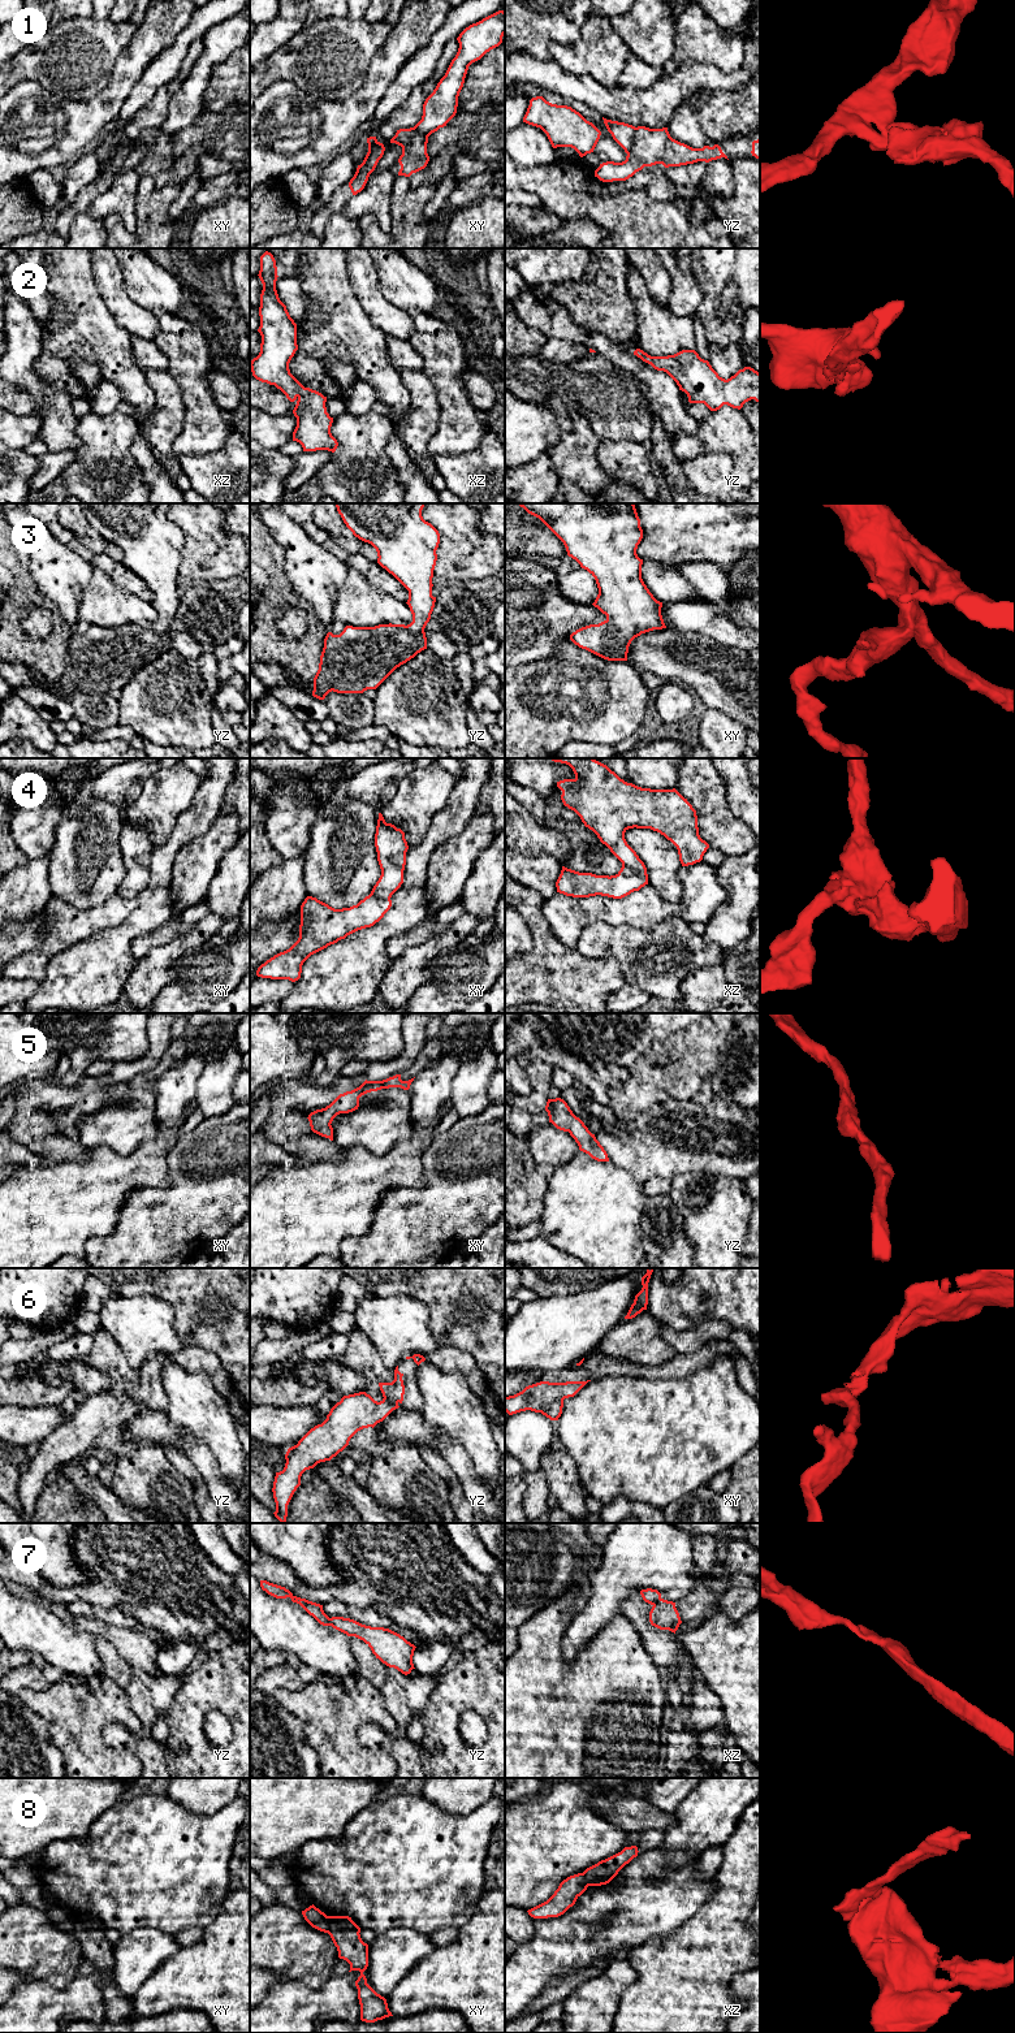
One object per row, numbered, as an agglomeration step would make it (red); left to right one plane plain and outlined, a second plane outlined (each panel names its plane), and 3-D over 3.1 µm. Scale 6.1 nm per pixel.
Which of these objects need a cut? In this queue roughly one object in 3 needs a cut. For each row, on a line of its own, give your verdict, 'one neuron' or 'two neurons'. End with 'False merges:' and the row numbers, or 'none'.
1: two neurons
2: one neuron
3: one neuron
4: two neurons
5: one neuron
6: one neuron
7: one neuron
8: two neurons
False merges: 1, 4, 8

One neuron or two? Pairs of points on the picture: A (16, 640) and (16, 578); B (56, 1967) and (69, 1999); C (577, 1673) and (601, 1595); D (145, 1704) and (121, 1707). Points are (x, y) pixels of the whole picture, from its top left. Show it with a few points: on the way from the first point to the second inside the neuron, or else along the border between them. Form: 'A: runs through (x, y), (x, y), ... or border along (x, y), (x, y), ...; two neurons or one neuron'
A: runs through (13, 624), (13, 593); one neuron
B: border along (77, 1975), (63, 1988), (34, 1981); two neurons
C: border along (605, 1625), (569, 1662), (562, 1659); two neurons
D: border along (124, 1690), (130, 1708), (143, 1726); two neurons

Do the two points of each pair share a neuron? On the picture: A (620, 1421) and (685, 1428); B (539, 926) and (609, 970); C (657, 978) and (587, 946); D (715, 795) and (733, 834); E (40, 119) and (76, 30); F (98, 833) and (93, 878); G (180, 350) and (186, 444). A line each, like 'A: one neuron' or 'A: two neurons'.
A: one neuron
B: one neuron
C: one neuron
D: one neuron
E: two neurons
F: one neuron
G: one neuron

